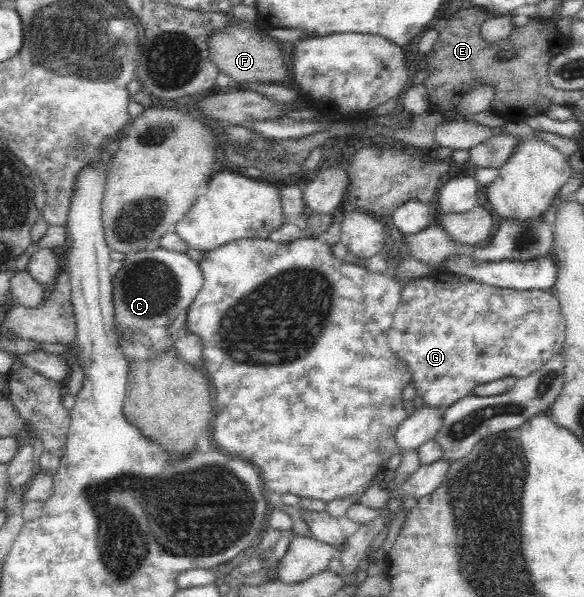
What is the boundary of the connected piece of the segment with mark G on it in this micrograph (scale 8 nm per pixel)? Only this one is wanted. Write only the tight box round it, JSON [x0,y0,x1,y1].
[388,270,565,408]

